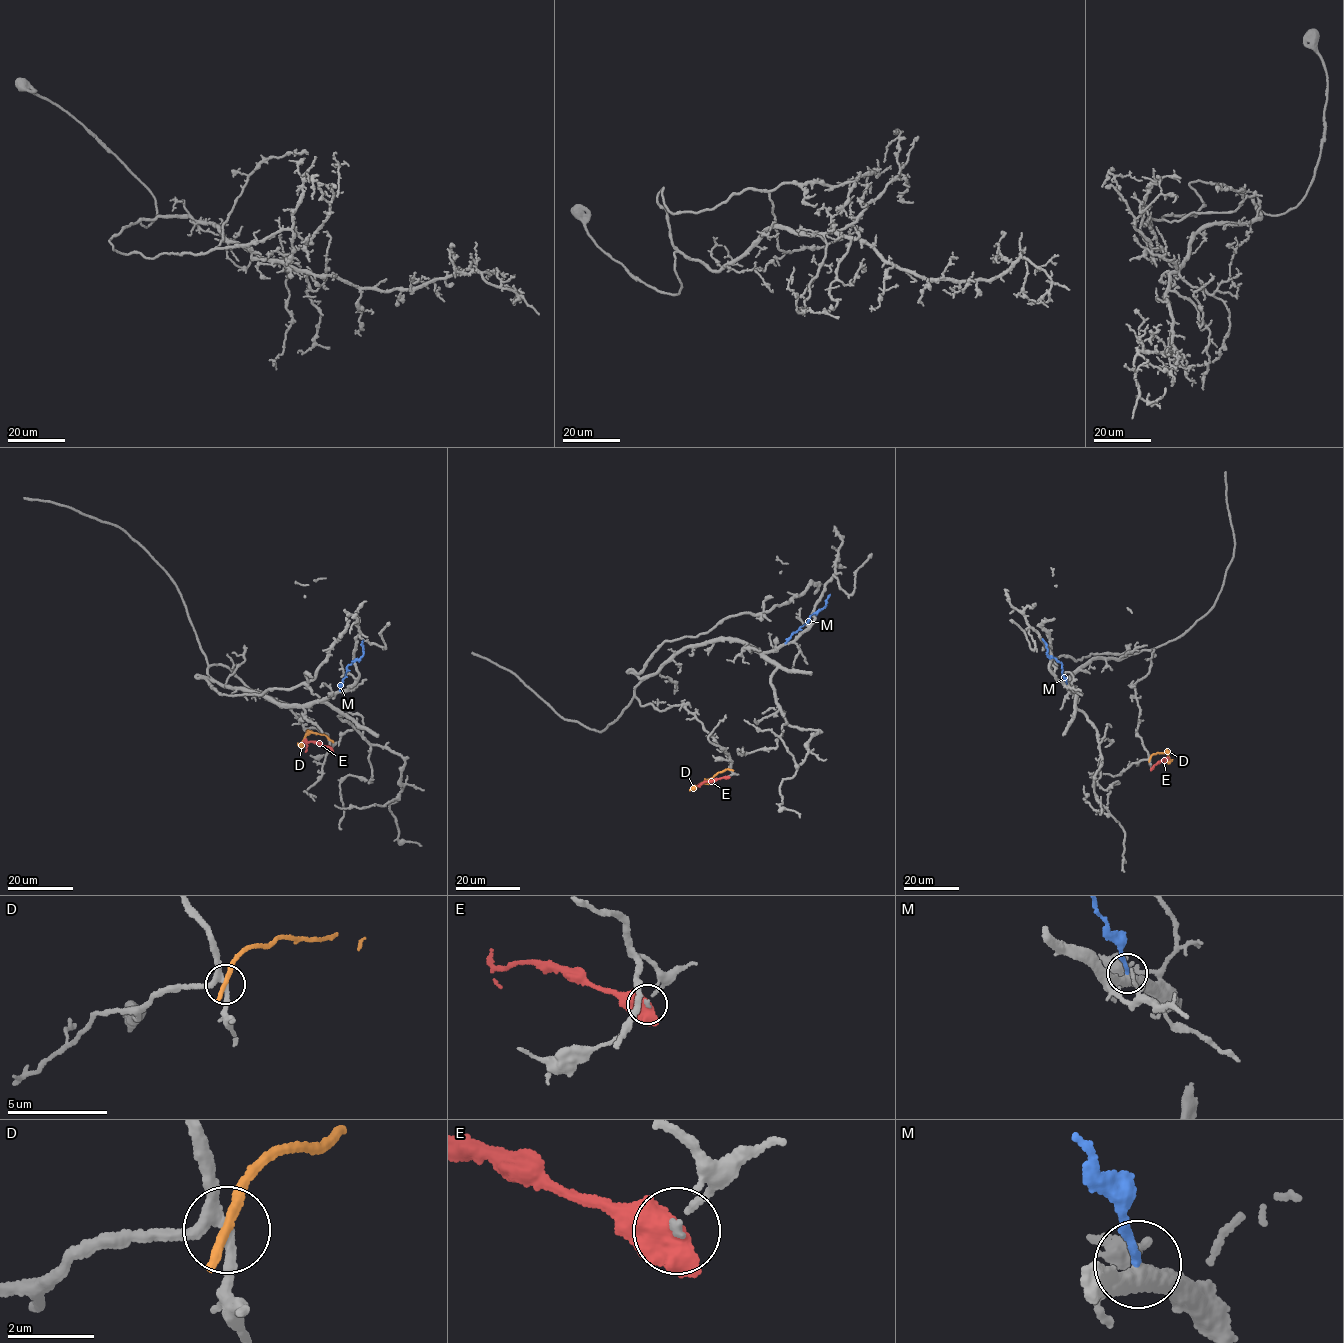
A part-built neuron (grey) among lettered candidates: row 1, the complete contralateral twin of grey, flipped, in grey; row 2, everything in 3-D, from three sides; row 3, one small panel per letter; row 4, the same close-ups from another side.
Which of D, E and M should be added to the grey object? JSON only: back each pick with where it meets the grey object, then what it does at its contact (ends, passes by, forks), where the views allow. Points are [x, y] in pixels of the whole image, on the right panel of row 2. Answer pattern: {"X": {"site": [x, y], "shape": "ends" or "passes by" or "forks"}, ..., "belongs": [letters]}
{"belongs": []}

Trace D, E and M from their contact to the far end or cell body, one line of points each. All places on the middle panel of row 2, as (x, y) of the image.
D: (730, 770), (717, 772), (689, 790)
E: (728, 777), (704, 781), (698, 786)
M: (785, 643), (812, 614), (824, 607), (830, 594)

